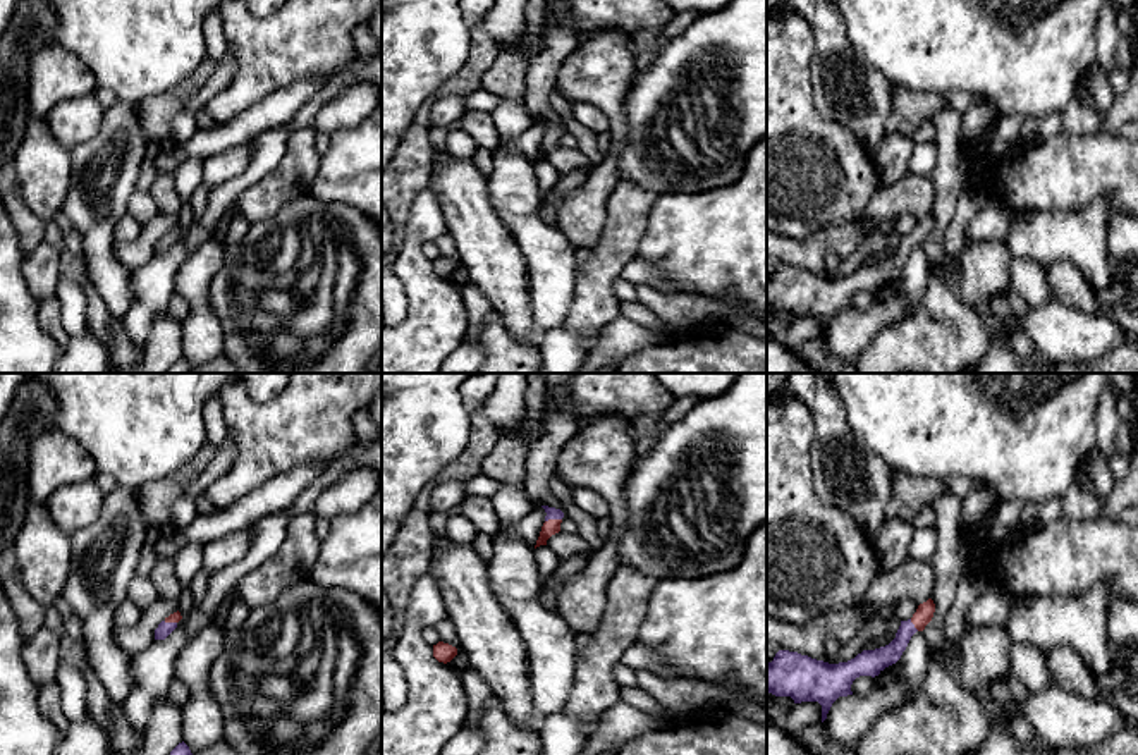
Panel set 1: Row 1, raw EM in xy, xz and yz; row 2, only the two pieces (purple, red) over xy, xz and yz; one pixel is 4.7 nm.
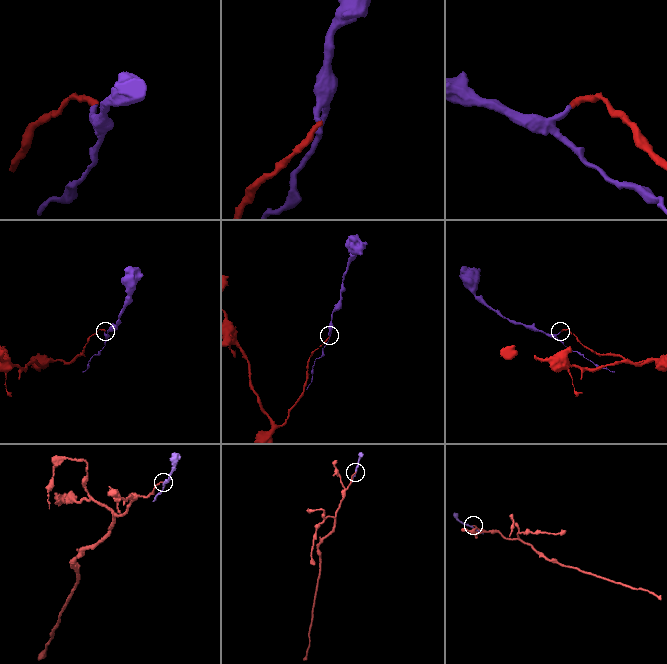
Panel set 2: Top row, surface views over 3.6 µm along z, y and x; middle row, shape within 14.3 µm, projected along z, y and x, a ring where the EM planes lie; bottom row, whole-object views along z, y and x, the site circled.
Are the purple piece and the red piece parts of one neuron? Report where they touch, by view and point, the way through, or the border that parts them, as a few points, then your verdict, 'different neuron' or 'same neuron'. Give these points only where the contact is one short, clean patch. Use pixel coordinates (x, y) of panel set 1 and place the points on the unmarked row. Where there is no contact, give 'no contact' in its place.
contact xz (552, 133); way xz (552, 128), (552, 133), (550, 141); same neuron

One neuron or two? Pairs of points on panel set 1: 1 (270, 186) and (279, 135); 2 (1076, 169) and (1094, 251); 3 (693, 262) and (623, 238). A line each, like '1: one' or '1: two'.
1: two
2: two
3: two

